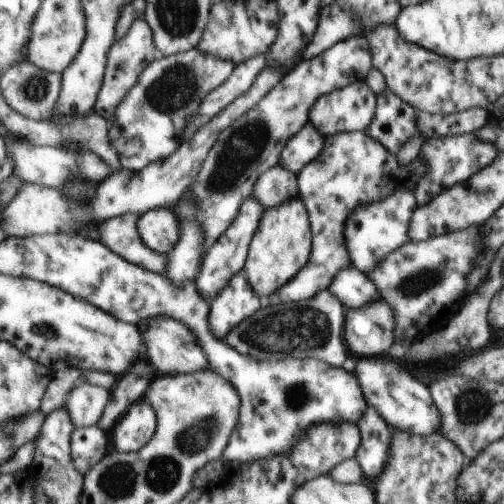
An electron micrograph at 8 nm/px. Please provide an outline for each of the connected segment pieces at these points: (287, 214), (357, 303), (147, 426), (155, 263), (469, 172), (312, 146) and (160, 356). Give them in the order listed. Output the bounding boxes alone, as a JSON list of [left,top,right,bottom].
[[244,198,313,301],[327,267,382,310],[111,399,157,454],[98,214,168,275],[413,133,499,206],[281,123,326,175],[137,315,209,375]]

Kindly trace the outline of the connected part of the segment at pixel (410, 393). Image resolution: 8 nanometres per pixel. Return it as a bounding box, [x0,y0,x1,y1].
[356,358,440,436]

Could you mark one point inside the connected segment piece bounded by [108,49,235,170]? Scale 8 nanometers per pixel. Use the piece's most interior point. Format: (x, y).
(152, 121)

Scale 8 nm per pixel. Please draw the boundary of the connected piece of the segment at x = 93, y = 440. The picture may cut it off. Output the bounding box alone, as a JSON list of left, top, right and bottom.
[72,425,108,477]

